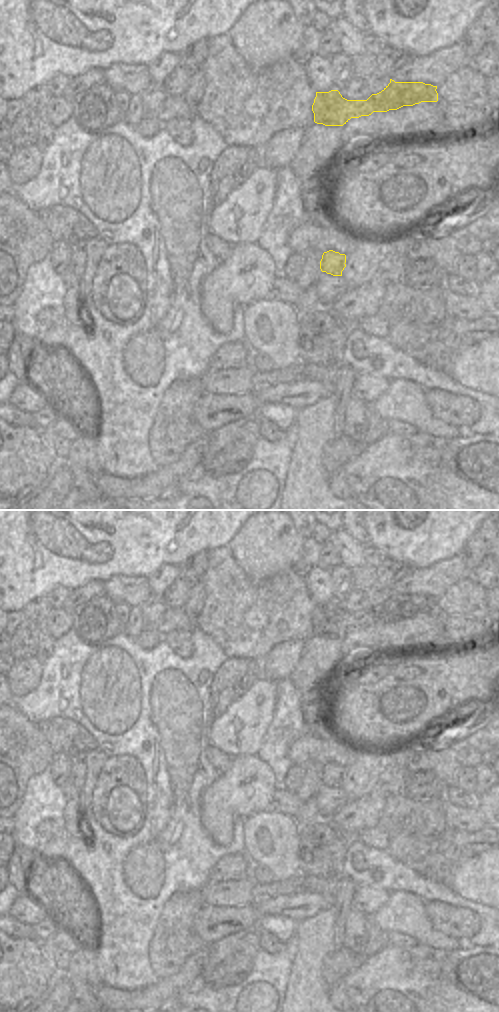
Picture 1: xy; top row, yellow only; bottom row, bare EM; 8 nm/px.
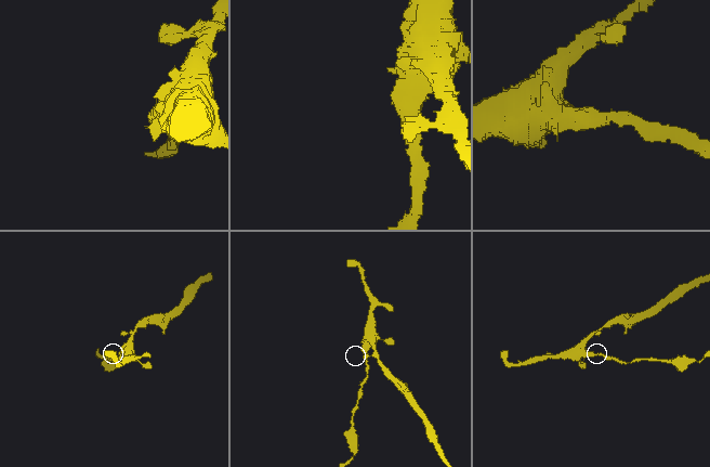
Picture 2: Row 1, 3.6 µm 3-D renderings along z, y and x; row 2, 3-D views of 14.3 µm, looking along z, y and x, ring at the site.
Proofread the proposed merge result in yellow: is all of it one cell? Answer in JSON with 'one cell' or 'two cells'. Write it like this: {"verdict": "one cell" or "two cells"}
{"verdict": "two cells"}

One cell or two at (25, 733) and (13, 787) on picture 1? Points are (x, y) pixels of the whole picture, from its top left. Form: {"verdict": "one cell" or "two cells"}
{"verdict": "one cell"}

